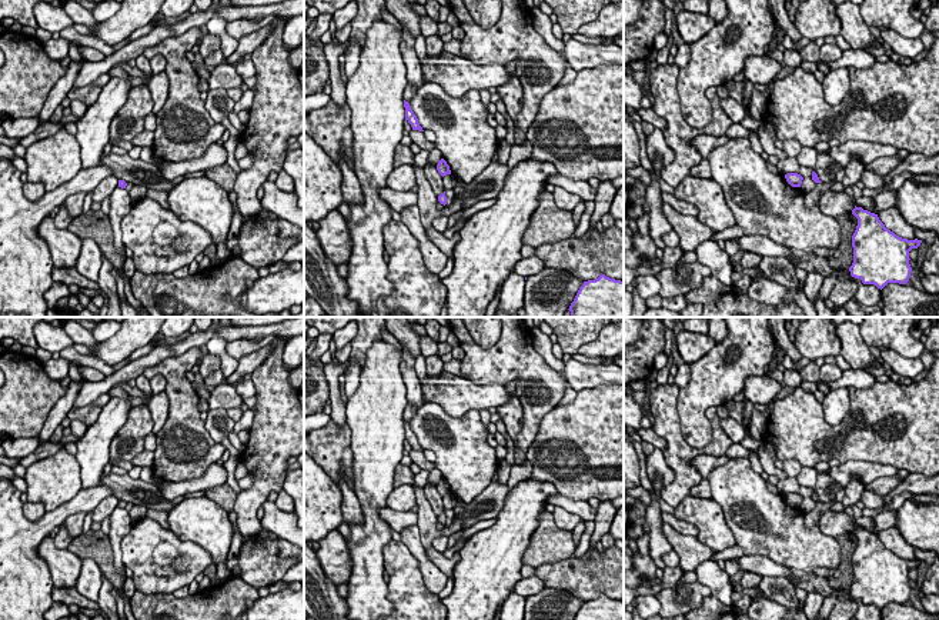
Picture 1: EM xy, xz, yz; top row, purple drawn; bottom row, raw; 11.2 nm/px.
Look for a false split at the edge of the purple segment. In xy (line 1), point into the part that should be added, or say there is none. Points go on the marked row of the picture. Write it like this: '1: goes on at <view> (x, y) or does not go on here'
1: does not go on here

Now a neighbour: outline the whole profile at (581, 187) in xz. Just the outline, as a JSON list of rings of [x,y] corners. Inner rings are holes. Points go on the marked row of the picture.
[[[555,174],[548,179],[548,184],[559,186],[564,190],[578,194],[584,201],[592,200],[595,201],[597,197],[597,189],[594,189],[588,181],[585,180],[572,180],[564,174]]]

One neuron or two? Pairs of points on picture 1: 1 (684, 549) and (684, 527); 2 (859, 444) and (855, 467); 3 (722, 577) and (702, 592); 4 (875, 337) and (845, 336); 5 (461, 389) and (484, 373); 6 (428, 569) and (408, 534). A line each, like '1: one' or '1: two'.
1: two
2: two
3: two
4: two
5: two
6: one

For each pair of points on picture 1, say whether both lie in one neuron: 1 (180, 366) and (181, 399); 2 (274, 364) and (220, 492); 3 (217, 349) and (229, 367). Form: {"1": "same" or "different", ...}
{"1": "same", "2": "different", "3": "same"}

